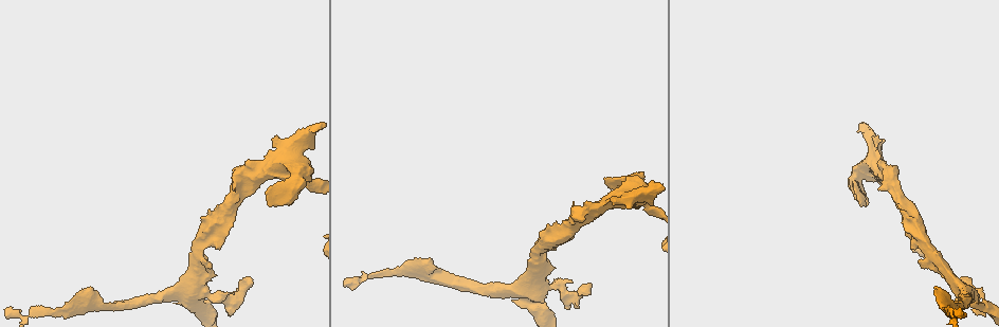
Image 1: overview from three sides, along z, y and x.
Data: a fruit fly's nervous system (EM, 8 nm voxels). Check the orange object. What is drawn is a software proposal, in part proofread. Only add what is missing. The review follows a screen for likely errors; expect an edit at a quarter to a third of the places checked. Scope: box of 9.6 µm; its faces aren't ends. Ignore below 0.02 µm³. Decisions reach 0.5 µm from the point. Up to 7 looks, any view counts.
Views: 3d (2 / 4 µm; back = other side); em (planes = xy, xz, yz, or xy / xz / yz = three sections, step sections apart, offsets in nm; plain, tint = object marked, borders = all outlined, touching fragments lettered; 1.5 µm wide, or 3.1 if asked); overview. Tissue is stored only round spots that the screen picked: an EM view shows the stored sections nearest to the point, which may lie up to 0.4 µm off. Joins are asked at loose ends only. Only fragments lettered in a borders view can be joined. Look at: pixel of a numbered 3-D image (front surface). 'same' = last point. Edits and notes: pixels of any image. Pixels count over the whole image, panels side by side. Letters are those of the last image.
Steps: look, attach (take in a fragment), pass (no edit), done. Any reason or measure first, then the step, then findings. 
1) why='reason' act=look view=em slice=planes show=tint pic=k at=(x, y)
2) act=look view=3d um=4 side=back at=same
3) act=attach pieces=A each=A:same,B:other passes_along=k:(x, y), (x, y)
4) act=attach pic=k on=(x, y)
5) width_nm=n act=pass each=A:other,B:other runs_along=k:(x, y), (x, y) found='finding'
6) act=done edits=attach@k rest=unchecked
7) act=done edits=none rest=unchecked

why='branch stops here' act=look view=3d um=2 pic=1 at=(868, 204)

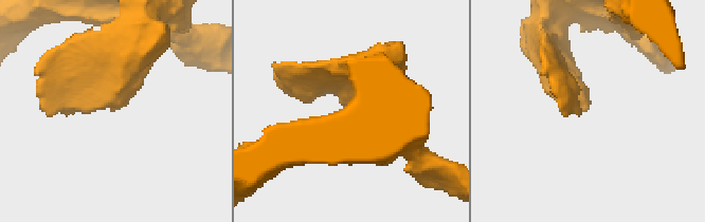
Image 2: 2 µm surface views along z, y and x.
why='now the EM' act=look view=em slice=planes show=borders pic=2 at=(112, 109)

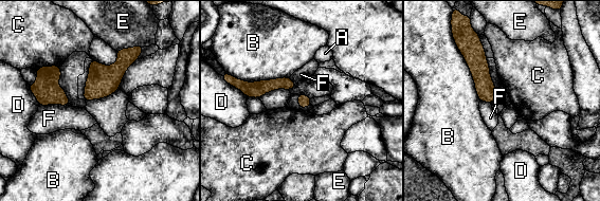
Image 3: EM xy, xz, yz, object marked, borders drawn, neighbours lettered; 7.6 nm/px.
act=attach pieces=F each=A:other,B:other,C:other,D:other,E:other,F:same passes_along=3:(47, 90), (53, 103), (49, 119) found='it goes on there'

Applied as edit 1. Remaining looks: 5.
why='an open end' act=look view=3d um=2 pic=1 at=(250, 280)

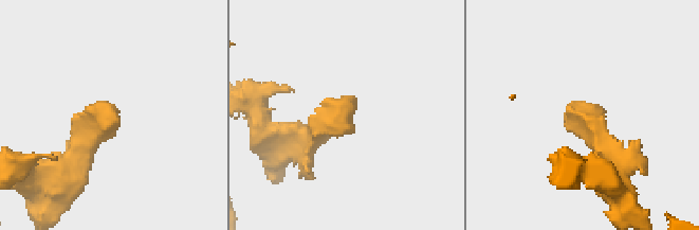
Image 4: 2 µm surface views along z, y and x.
act=look view=em slice=planes show=plain pic=4 at=(567, 116)

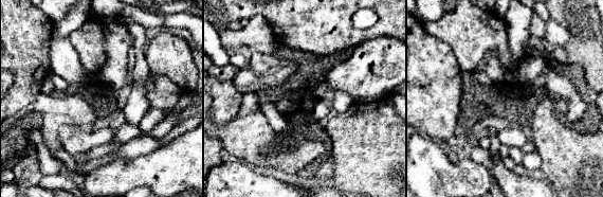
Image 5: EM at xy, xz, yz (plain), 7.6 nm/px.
act=look view=em slice=planes show=borders at=same

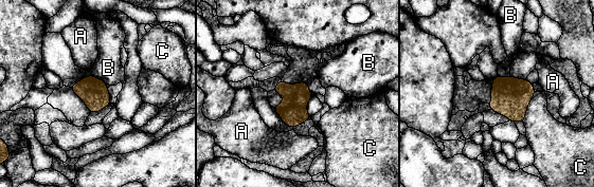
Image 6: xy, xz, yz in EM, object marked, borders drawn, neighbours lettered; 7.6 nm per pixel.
act=pass each=A:other,B:other,C:other found='none of them fits'

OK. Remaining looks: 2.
act=done edits=attach@3 rest=unchecked

